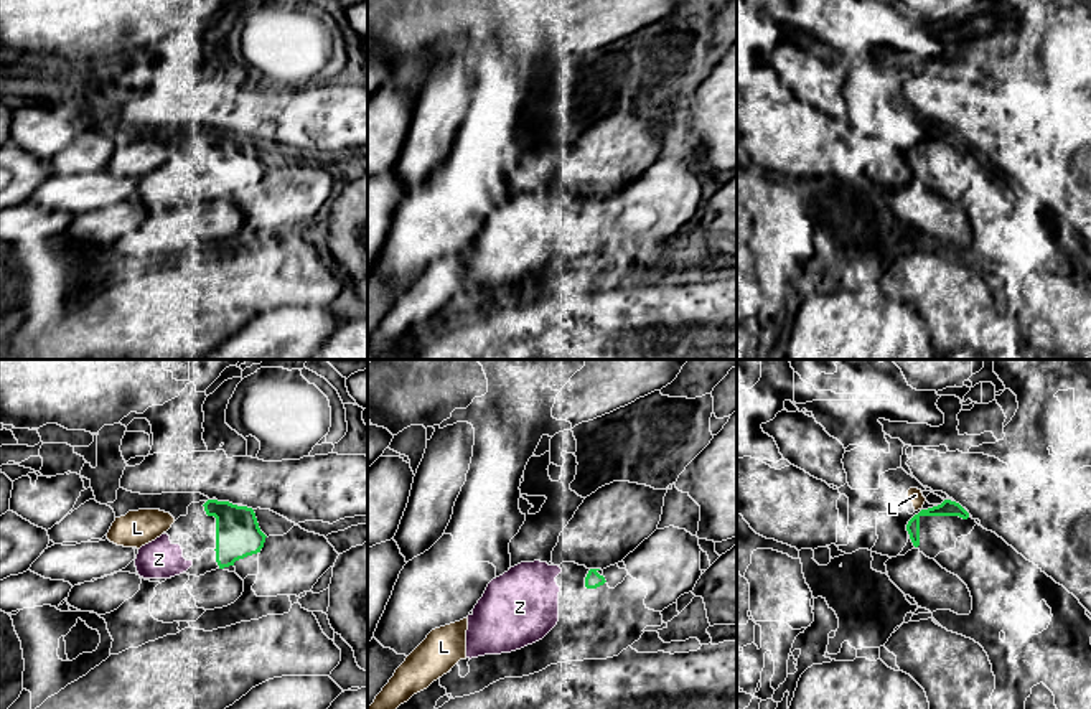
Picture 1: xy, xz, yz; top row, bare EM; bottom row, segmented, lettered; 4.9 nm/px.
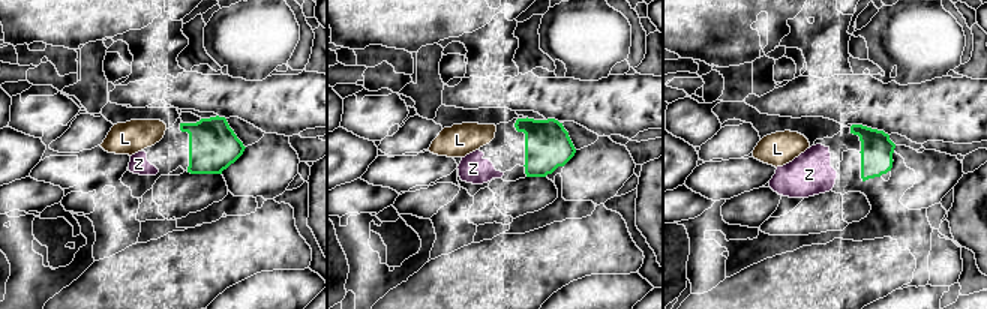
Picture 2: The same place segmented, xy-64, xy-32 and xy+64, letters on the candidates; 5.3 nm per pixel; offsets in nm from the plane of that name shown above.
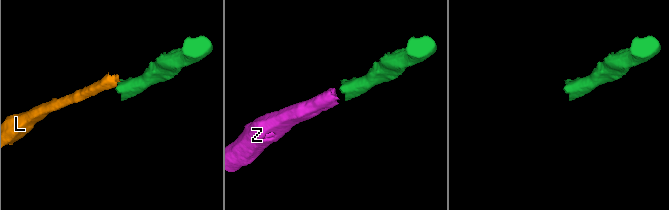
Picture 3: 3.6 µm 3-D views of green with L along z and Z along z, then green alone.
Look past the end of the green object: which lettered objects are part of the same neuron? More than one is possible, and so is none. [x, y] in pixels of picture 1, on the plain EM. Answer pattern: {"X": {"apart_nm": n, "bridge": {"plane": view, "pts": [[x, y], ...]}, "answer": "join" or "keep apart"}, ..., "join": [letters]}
{"L": {"apart_nm": 0, "answer": "keep apart"}, "Z": {"apart_nm": 120, "bridge": {"plane": "xy", "pts": [[216, 192], [191, 192]]}, "answer": "join"}, "join": ["Z"]}

